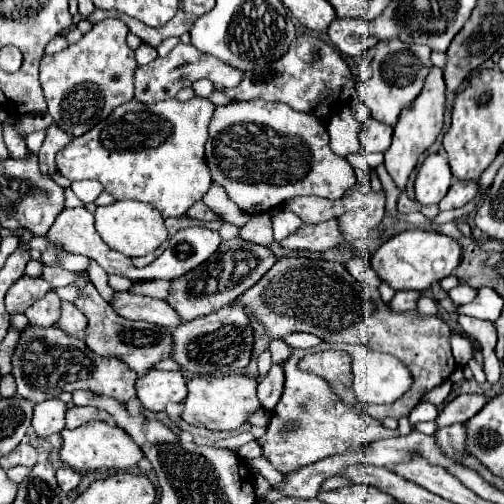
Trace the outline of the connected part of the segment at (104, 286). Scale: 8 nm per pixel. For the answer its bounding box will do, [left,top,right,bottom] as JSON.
[88,260,114,300]

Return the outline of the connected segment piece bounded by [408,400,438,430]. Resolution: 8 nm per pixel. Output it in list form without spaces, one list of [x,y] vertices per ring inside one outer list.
[[[418,402],[418,406],[414,406],[414,410],[410,412],[408,420],[410,420],[410,428],[414,430],[418,422],[424,422],[428,418],[436,418],[438,416],[438,406],[432,402]]]

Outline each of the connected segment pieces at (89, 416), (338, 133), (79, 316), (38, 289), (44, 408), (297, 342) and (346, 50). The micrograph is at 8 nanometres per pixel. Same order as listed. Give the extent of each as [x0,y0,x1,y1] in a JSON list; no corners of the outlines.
[[66,406,110,428],[326,106,360,158],[56,302,88,334],[6,276,52,314],[32,400,66,438],[282,334,322,348],[328,18,368,58]]

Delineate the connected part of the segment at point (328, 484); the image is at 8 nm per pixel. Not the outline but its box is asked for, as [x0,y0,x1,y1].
[322,476,356,492]

